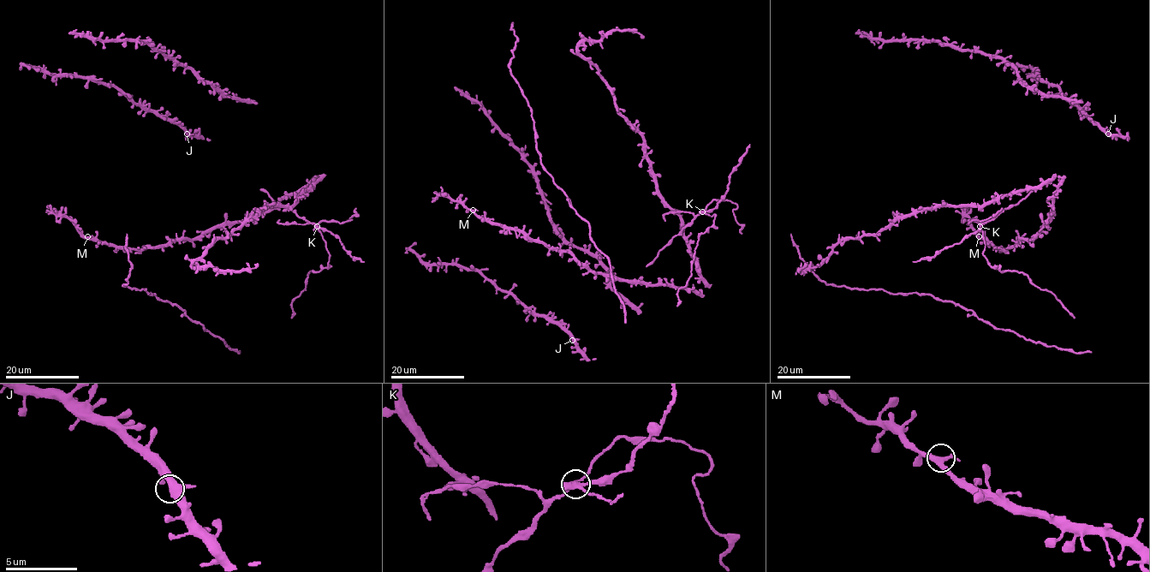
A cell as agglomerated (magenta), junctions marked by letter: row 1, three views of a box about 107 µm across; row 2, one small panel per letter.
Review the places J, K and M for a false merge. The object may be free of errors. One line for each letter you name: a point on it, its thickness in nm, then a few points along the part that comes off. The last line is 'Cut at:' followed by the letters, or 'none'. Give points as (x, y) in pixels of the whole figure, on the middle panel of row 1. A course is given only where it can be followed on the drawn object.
K: at (702, 211); 360 nm thick; foreign part runs (702, 211), (712, 211), (725, 194), (729, 175), (739, 163), (740, 157), (749, 145)
Cut at: K

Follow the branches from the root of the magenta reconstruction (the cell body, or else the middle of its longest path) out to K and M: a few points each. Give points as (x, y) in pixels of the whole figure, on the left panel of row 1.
K: (271, 205), (291, 205), (296, 199), (295, 213), (317, 227)
M: (271, 205), (291, 205), (320, 175), (283, 195), (265, 211), (217, 224), (193, 239), (128, 248), (87, 236)

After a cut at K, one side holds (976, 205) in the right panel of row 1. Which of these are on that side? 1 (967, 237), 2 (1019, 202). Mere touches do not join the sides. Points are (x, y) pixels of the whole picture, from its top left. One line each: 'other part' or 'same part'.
1: other part
2: other part

